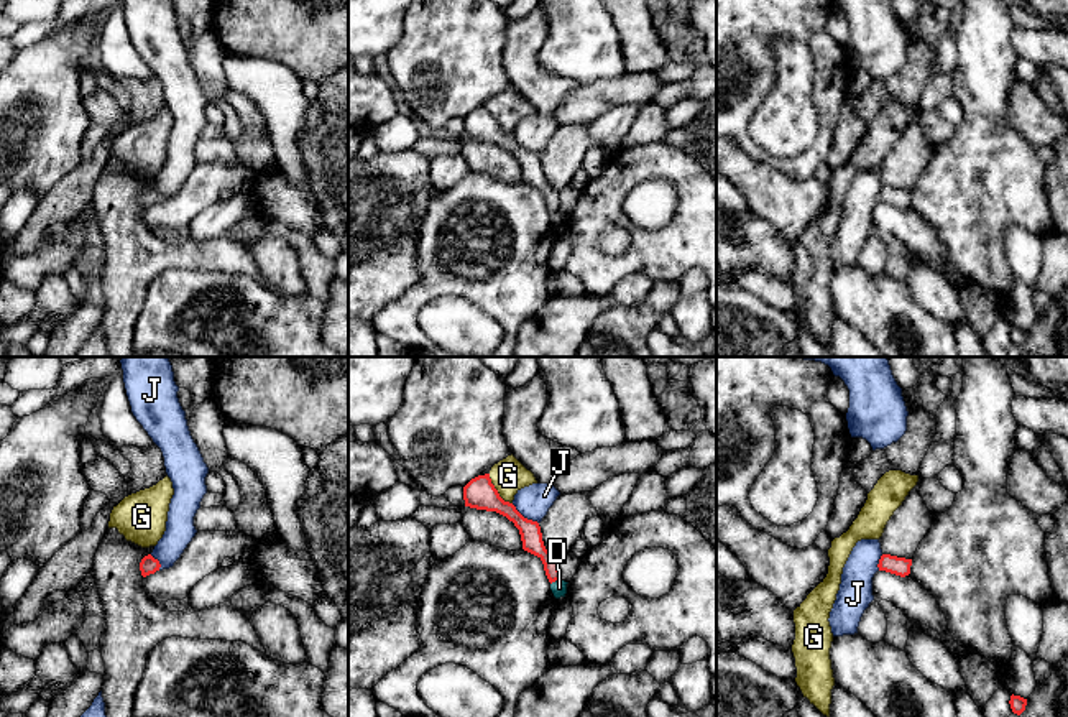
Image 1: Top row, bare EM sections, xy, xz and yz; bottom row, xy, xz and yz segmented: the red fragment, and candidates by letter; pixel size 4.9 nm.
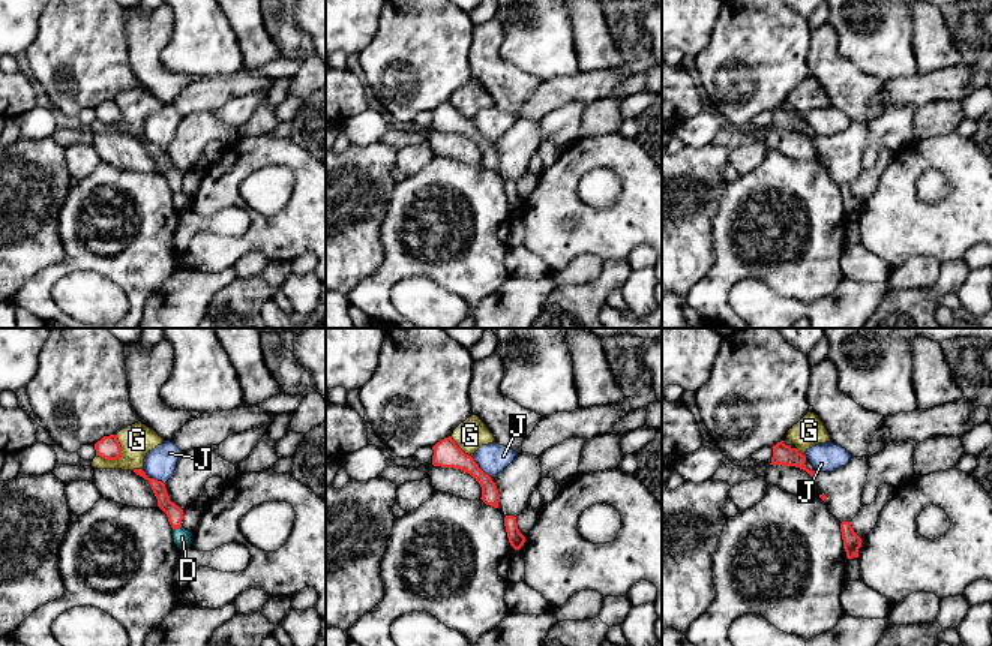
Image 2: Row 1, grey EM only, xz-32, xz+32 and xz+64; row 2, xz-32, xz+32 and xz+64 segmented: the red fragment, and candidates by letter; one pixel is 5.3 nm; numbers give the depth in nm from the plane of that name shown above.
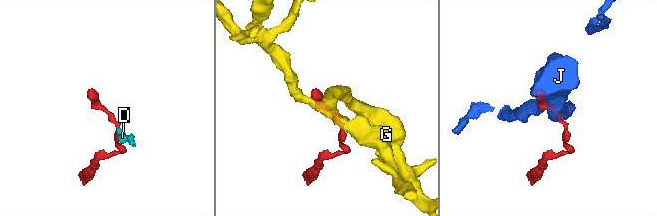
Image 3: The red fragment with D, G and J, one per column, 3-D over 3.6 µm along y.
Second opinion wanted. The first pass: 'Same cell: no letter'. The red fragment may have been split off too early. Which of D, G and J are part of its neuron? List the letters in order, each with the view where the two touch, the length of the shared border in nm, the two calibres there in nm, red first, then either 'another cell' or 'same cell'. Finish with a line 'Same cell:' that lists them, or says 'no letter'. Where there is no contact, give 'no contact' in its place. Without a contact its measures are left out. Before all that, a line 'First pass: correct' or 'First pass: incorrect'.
First pass: incorrect
D: meets red in xz; contact 60 nm long; 110 nm thick on the red side, 80 nm on the other; same cell
G: meets red in xz; contact 190 nm long; 150 nm thick on the red side, 170 nm on the other; another cell
J: meets red in xz; contact 170 nm long; 150 nm thick on the red side, 170 nm on the other; another cell
Same cell: D

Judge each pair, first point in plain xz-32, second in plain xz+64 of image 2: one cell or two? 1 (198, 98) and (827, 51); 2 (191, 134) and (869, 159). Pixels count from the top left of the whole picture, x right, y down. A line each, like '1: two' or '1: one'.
1: two
2: two

